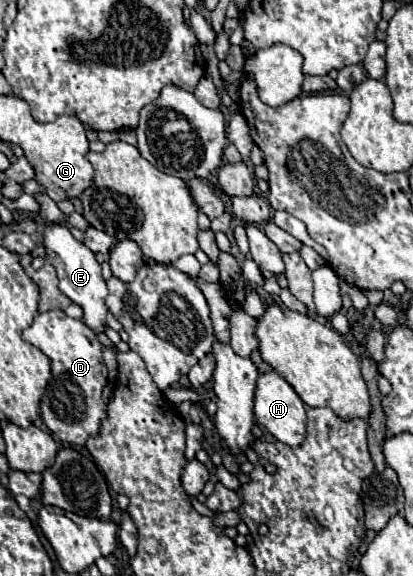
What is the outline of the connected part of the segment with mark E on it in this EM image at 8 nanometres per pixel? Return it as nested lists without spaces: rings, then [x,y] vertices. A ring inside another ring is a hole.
[[[47,225],[45,233],[43,233],[43,247],[47,249],[47,259],[51,261],[51,265],[57,269],[59,275],[59,289],[83,309],[83,321],[95,331],[95,333],[103,333],[107,327],[107,305],[105,305],[105,297],[109,295],[105,279],[101,275],[101,265],[95,261],[93,251],[89,251],[89,247],[85,247],[81,241],[77,241],[67,225]]]

